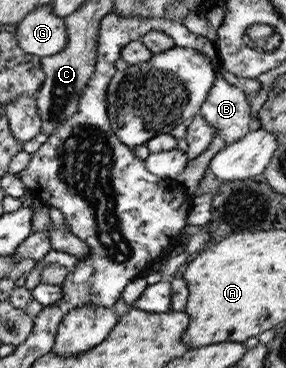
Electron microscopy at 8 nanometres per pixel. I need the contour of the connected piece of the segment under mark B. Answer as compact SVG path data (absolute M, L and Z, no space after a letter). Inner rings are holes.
M219 74L199 113L226 145L231 145L259 127L257 116L251 115L249 102L240 85L228 84Z

